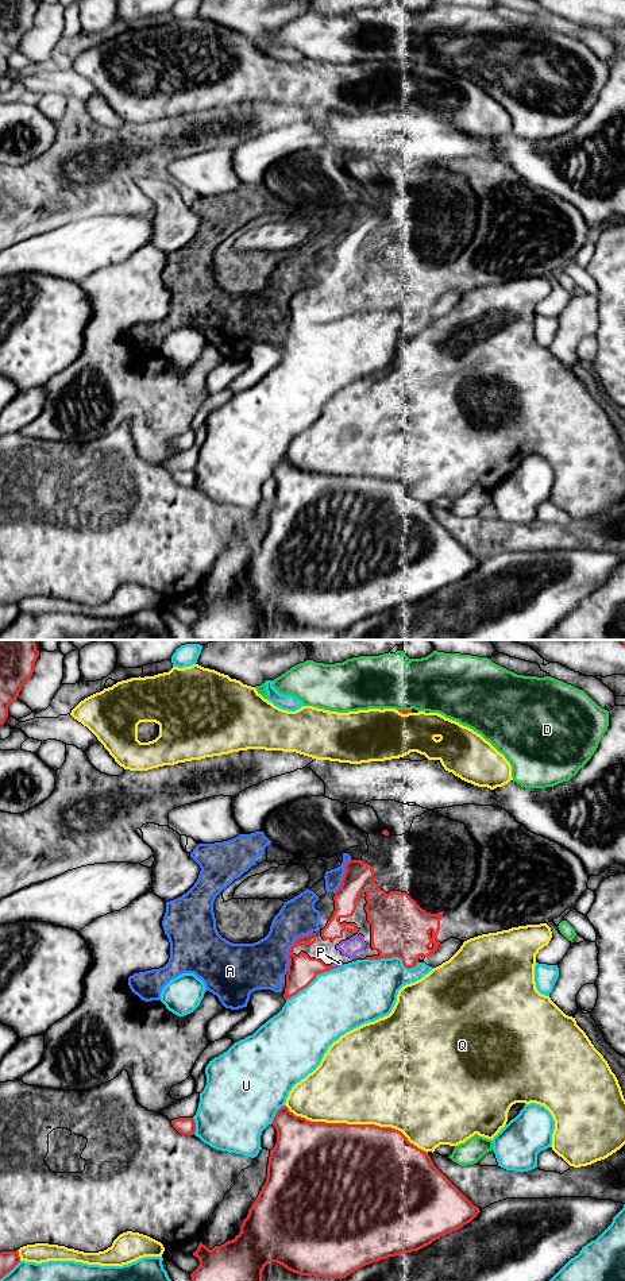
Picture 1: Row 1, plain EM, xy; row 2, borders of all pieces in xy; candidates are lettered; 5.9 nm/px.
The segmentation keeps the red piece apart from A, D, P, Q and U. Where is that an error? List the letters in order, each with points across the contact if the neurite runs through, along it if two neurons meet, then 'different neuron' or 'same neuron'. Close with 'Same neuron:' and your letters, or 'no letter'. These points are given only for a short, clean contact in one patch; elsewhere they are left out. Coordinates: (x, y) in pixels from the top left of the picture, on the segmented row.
A: different neuron
D: different neuron
P: different neuron
Q: different neuron
U: different neuron
Same neuron: no letter

